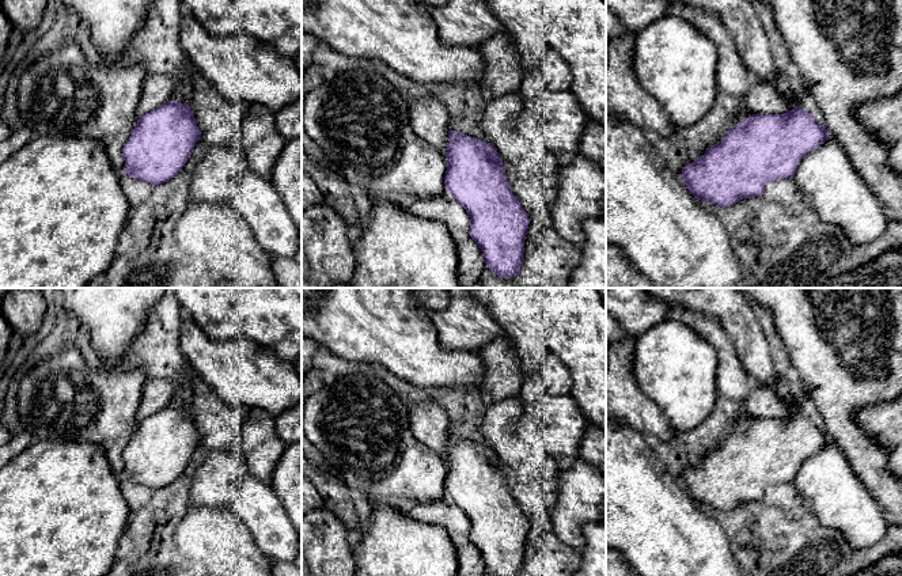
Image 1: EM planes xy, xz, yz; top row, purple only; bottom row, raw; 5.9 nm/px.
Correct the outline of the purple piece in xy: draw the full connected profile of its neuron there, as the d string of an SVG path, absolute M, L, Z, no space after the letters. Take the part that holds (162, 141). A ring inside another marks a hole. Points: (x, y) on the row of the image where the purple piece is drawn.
M147 75L137 103L137 124L122 148L124 173L159 186L174 178L201 137L193 110L174 102L174 79Z

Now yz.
M774 80L754 82L742 98L743 106L738 111L740 122L729 128L724 137L705 151L700 159L683 167L681 177L691 194L702 202L731 206L743 198L761 197L772 181L793 178L801 159L829 139L825 125L820 125L811 113L799 106L803 92L807 90L801 87L797 91L793 90L791 98L784 98Z

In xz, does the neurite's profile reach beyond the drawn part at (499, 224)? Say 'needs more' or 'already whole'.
needs more

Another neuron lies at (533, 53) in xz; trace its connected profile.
M486 0L494 16L505 26L507 31L513 37L522 57L524 72L537 72L539 62L549 49L549 41L543 33L531 22L515 16L509 10L496 8Z

